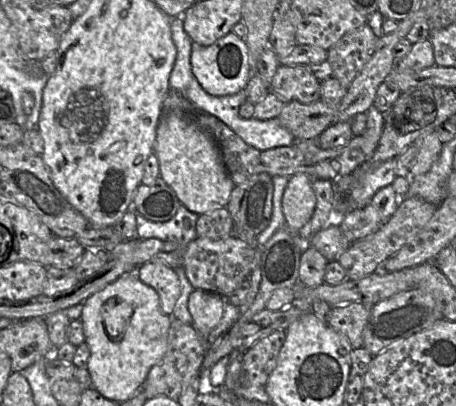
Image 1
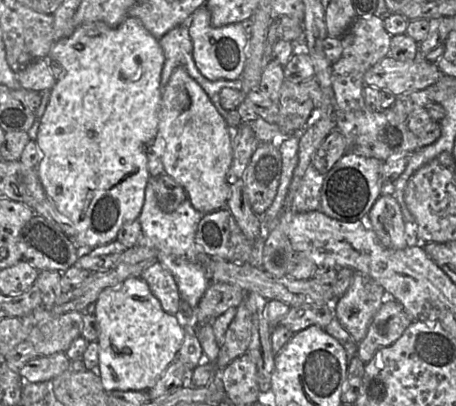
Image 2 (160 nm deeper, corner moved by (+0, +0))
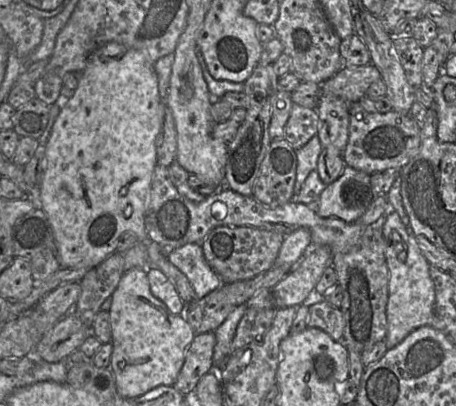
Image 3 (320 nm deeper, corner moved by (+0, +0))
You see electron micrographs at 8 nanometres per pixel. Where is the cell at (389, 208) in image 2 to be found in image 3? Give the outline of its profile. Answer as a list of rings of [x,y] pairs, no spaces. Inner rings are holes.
[[[390,209],[384,216],[382,232],[385,241],[385,258],[389,270],[387,303],[388,327],[385,337],[385,343],[389,350],[401,343],[415,329],[426,325],[430,326],[435,304],[435,286],[430,276],[430,263],[419,249],[414,235],[403,224],[395,210]]]

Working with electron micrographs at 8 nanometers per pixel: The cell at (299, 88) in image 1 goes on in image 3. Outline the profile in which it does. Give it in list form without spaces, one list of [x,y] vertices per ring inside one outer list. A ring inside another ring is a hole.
[[[294,104],[284,131],[284,138],[298,150],[318,133],[319,115],[317,109]]]

